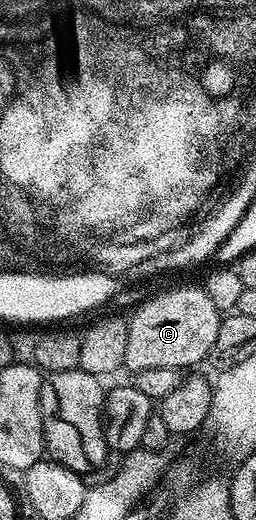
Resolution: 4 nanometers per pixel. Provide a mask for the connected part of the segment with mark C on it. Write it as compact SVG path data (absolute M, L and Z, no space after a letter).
M182 285L179 289L166 289L155 297L150 297L128 320L128 351L126 352L125 368L135 374L148 367L172 367L173 369L189 370L189 365L205 362L212 351L212 343L216 343L216 331L220 314L218 308L208 299L205 288L194 285Z

